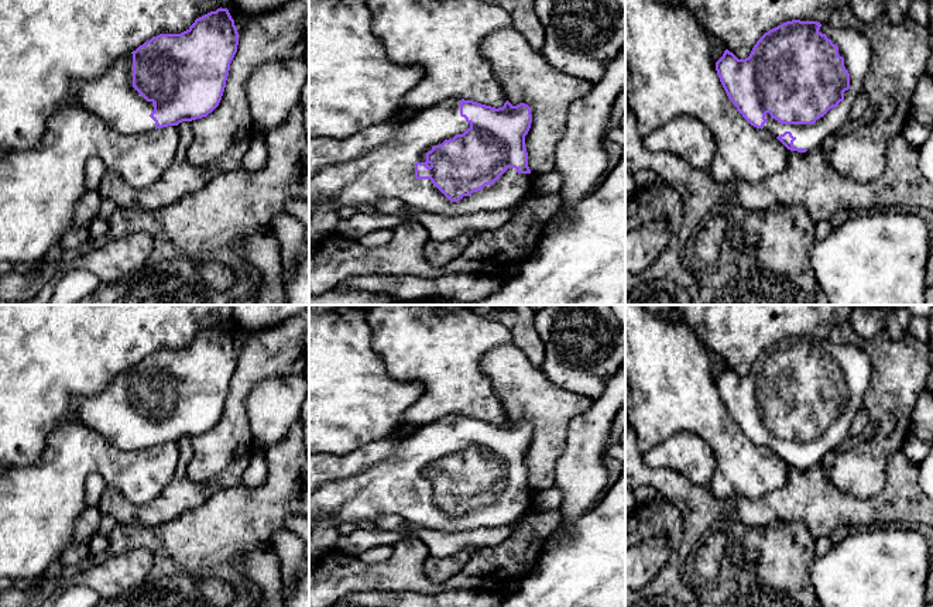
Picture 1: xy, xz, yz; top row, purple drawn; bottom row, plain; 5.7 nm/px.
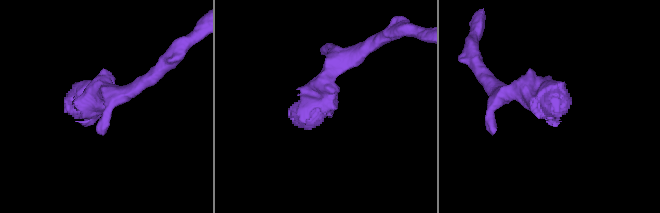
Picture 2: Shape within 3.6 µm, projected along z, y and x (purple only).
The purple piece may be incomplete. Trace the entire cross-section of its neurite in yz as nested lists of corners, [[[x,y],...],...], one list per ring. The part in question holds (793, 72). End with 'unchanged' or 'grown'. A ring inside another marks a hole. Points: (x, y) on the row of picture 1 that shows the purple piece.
[[[792,20],[765,32],[745,59],[726,49],[716,71],[728,99],[751,126],[771,133],[790,151],[806,152],[848,120],[871,61],[871,42],[860,30]]]; grown

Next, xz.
[[[447,99],[407,120],[385,144],[309,176],[309,212],[320,203],[337,209],[398,199],[404,206],[438,216],[466,216],[508,209],[532,193],[525,136],[532,123],[525,103],[491,107]]]; grown

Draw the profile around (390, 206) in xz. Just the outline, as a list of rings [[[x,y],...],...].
[[[383,199],[373,206],[377,212],[397,215],[404,205],[398,199]]]

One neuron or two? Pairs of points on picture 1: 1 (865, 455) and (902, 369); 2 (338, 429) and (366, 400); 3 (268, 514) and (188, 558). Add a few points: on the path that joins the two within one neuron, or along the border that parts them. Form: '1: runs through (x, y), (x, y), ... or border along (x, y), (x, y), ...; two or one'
1: runs through (887, 434), (889, 400), (894, 390); one
2: runs through (343, 422), (359, 407); one
3: runs through (249, 518), (232, 521), (208, 538); one

